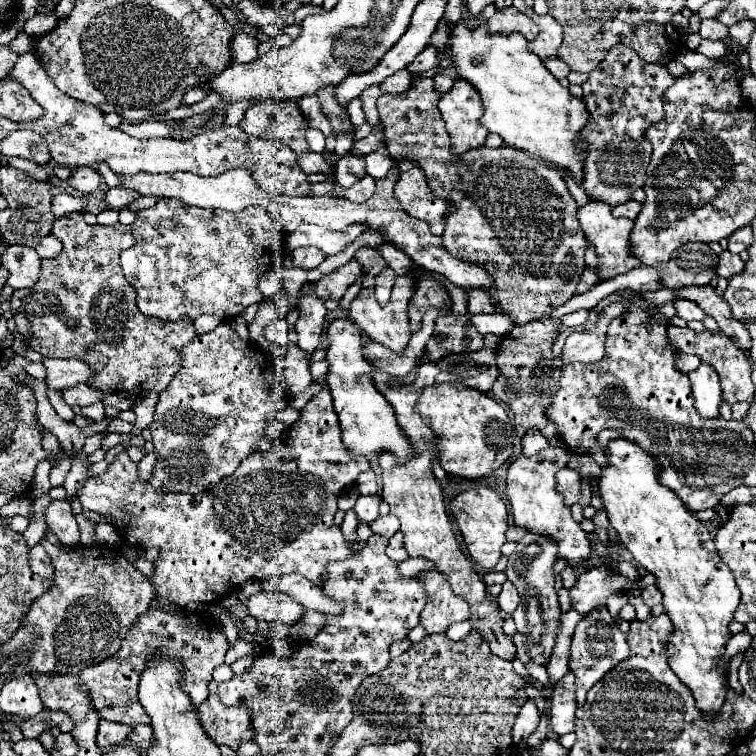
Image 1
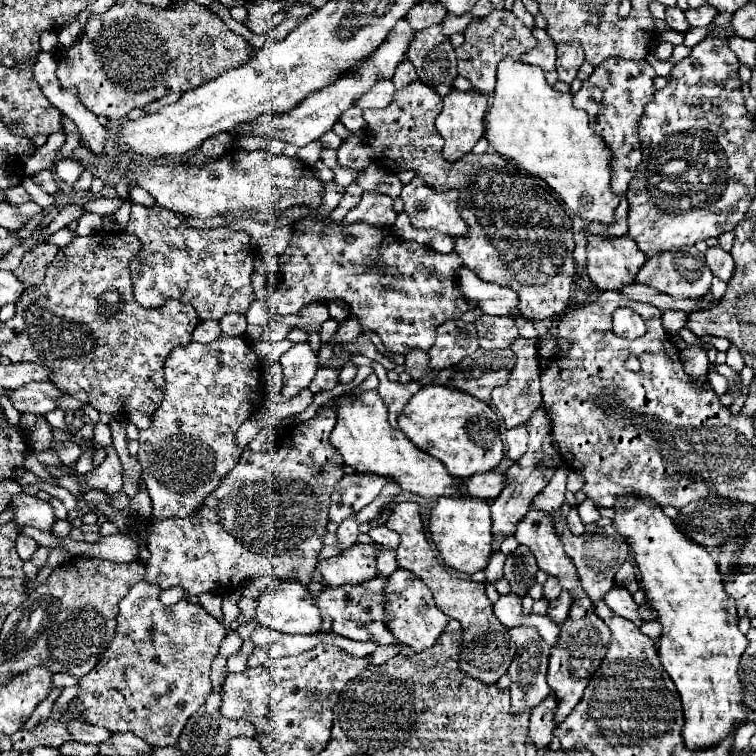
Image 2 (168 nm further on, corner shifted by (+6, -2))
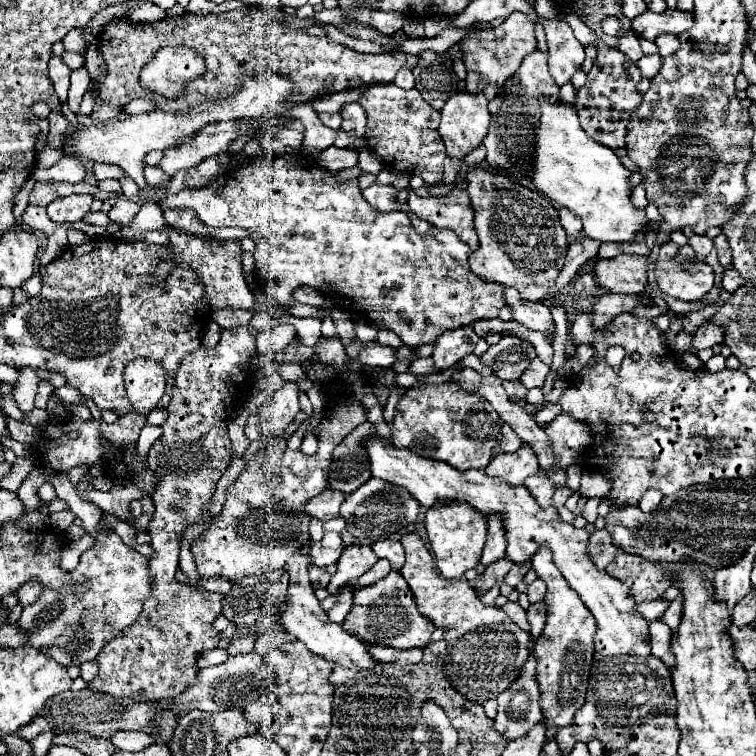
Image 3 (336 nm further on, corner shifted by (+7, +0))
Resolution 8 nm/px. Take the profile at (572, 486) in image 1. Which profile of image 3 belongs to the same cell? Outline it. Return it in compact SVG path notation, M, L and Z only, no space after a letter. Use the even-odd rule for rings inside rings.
M533 474L533 476L529 476L525 486L533 494L533 498L539 502L541 508L551 506L551 498L553 498L555 486L549 482L549 478L545 474Z

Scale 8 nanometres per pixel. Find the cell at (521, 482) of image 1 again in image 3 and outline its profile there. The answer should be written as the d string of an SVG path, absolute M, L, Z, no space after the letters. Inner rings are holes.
M541 548L533 556L533 570L547 584L547 622L543 634L533 644L533 656L537 656L537 684L541 688L541 712L547 726L563 728L573 724L575 712L585 704L589 670L593 662L593 636L597 628L591 612L555 568L547 548Z

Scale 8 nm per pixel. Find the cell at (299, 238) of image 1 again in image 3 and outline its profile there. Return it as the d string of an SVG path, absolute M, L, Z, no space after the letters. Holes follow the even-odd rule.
M375 184L367 190L363 190L363 196L365 200L375 206L377 210L381 212L393 212L393 210L399 210L399 204L397 204L397 190L393 186L381 186L381 184Z

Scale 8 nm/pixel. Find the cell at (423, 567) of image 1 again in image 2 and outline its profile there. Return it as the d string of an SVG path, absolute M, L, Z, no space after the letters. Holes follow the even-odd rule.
M386 576L372 578L370 582L358 584L358 586L342 586L342 588L324 588L318 594L314 594L314 606L318 606L322 616L328 616L332 620L332 632L352 638L352 640L374 640L380 646L396 644L390 630L384 626L384 606L386 606Z

